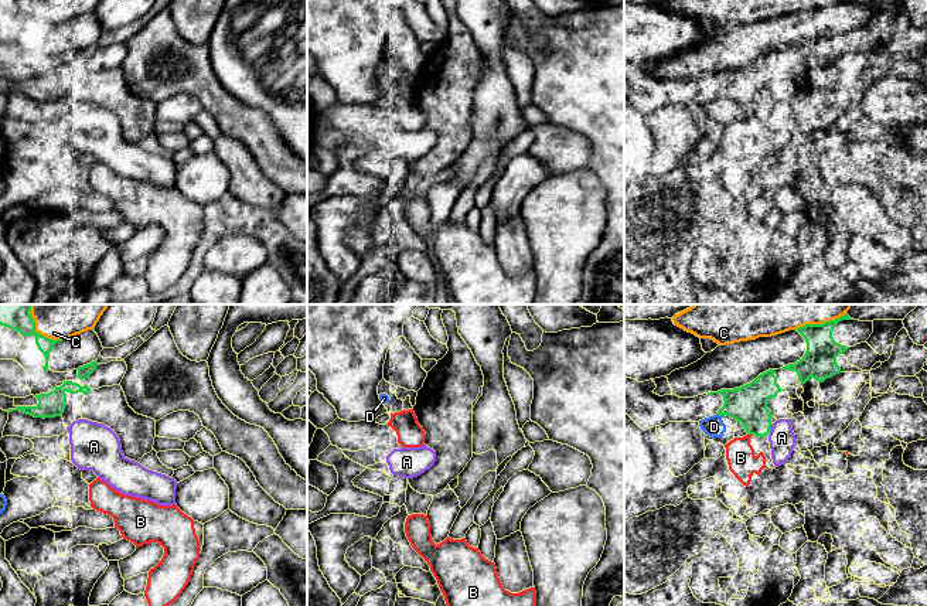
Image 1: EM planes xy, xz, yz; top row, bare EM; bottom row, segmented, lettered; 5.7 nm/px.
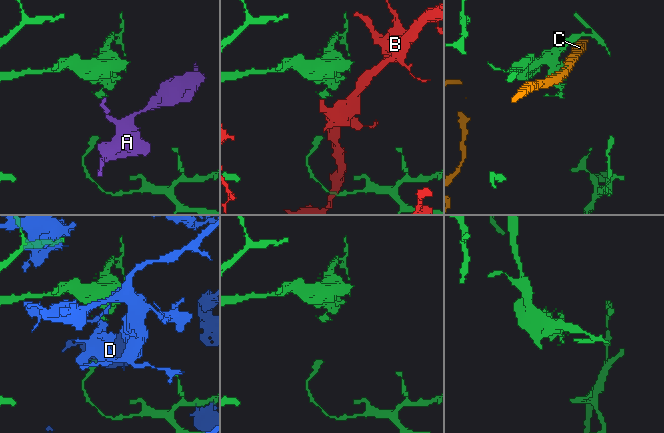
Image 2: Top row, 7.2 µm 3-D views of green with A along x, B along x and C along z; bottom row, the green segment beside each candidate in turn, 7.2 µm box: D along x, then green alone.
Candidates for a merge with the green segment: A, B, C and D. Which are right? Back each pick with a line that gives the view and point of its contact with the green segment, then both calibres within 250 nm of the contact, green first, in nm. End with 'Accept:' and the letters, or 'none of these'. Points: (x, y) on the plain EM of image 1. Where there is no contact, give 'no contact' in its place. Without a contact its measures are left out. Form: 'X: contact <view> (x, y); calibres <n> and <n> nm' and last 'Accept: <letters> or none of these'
Accept: none of these

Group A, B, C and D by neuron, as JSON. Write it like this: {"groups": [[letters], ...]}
{"groups": [["A"], ["B"], ["C"], ["D"]]}

